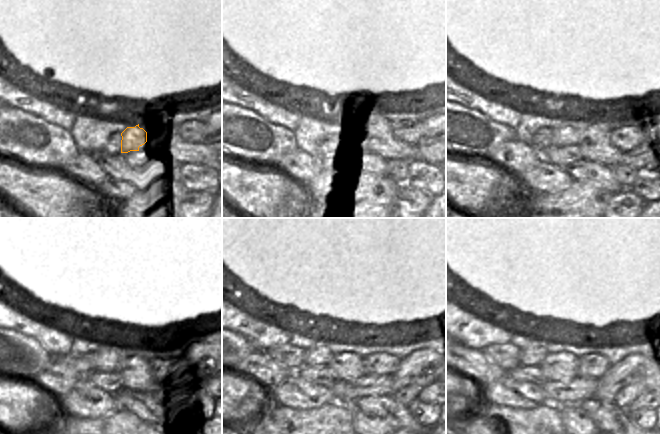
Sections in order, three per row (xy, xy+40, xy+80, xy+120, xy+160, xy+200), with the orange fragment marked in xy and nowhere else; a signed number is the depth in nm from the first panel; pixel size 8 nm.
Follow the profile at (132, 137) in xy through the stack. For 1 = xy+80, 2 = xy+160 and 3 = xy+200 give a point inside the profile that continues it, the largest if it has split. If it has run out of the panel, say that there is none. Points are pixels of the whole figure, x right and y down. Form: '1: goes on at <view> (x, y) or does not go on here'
1: goes on at xy+80 (564, 136)
2: goes on at xy+160 (318, 355)
3: goes on at xy+200 (533, 355)

